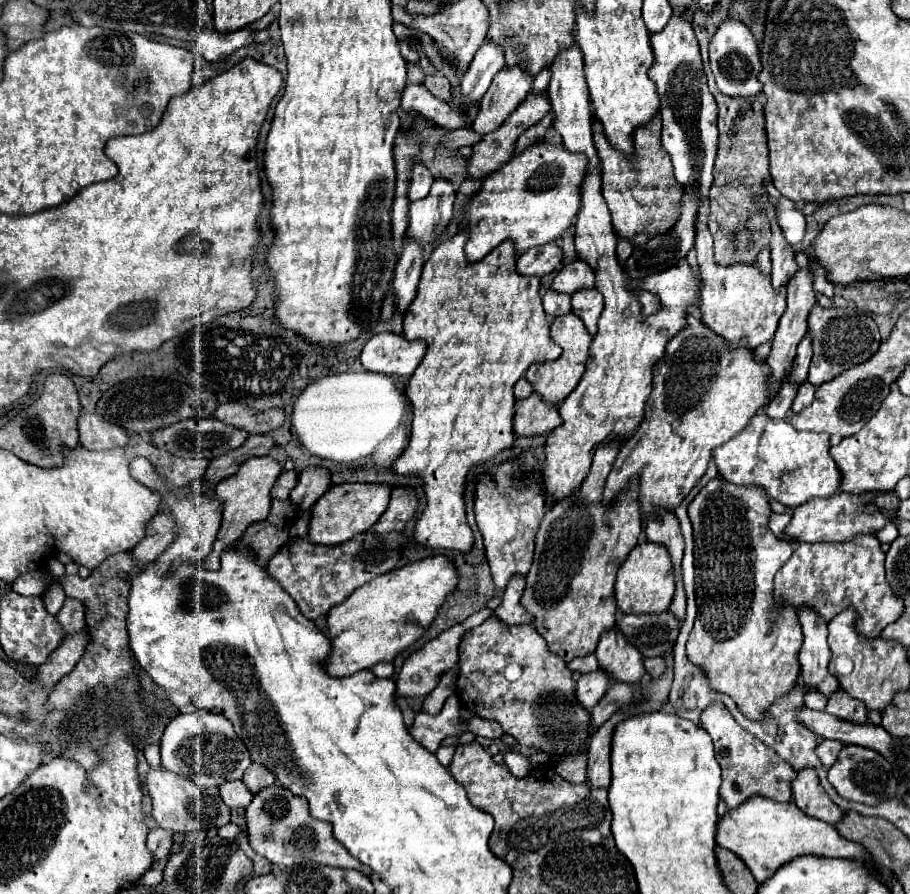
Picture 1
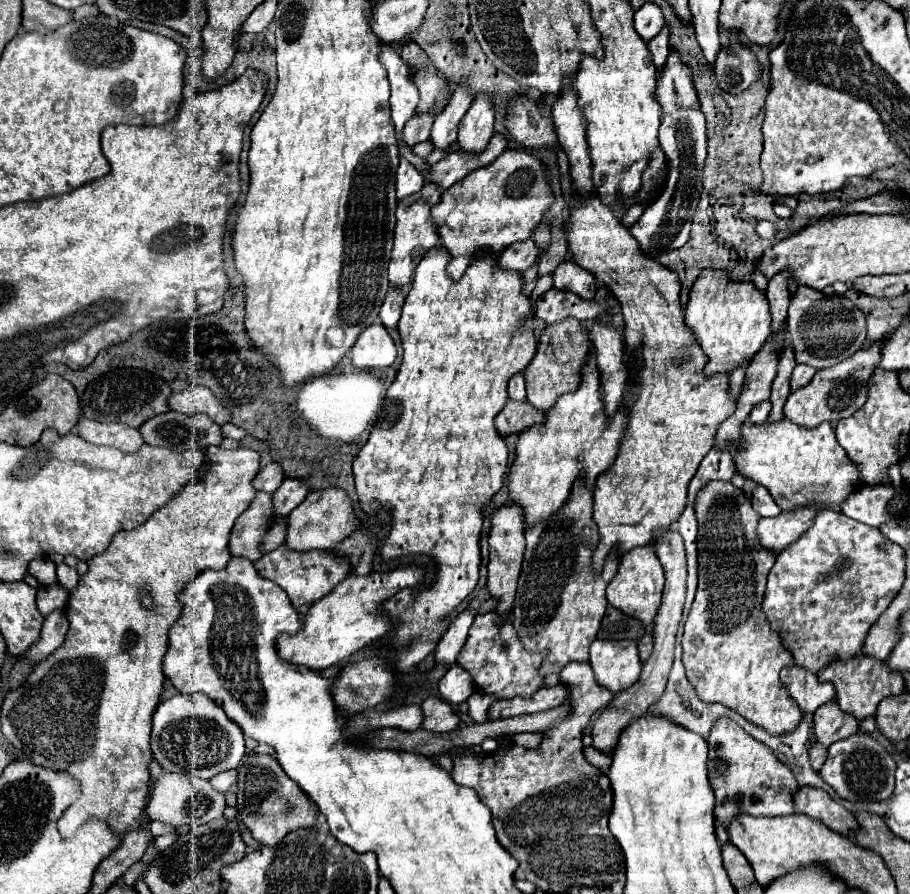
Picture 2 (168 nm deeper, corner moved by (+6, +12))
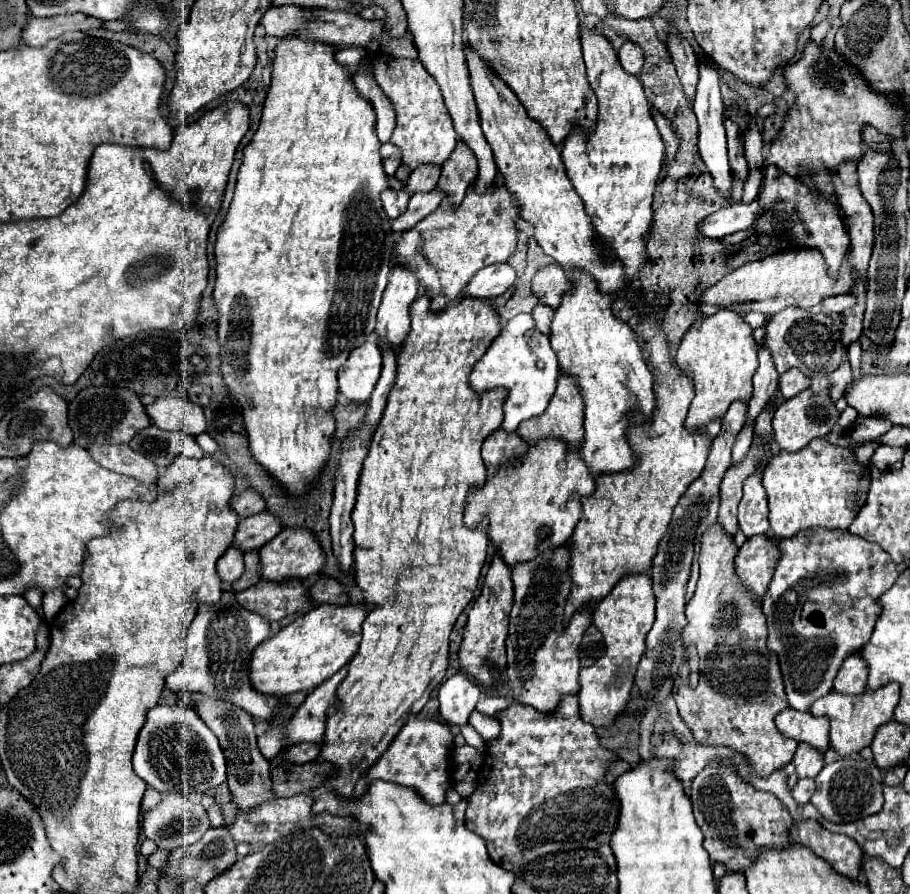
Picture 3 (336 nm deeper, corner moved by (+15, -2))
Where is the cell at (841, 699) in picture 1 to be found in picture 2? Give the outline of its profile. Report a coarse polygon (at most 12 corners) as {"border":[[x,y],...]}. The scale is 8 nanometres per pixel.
{"border":[[836,702],[814,712],[824,748],[856,734],[858,722]]}

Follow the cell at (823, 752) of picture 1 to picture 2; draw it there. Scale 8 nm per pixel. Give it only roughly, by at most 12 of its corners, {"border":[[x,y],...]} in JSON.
{"border":[[820,744],[810,748],[810,764],[820,772],[826,750]]}

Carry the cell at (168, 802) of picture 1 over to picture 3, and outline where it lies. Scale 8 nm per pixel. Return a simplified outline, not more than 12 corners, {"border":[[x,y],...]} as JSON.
{"border":[[167,794],[143,814],[159,848],[191,846],[209,828],[207,810]]}

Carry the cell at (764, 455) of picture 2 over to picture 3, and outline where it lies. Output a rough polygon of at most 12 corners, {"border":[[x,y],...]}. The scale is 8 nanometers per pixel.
{"border":[[817,438],[763,470],[771,534],[849,528],[869,468]]}

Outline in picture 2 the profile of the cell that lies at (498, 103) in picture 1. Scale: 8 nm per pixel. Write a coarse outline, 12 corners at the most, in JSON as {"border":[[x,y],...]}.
{"border":[[480,94],[458,126],[458,148],[480,154],[494,136],[494,106]]}

